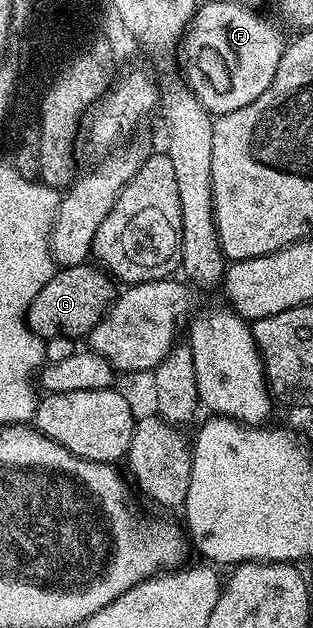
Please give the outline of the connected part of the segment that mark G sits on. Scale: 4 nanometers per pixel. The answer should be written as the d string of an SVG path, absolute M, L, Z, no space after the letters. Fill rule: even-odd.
M90 261L55 270L52 281L48 281L48 285L36 293L32 305L26 311L26 323L30 326L30 331L44 341L52 337L81 340L81 335L82 338L89 336L90 330L99 323L114 302L114 287L116 288L115 280L101 266Z

